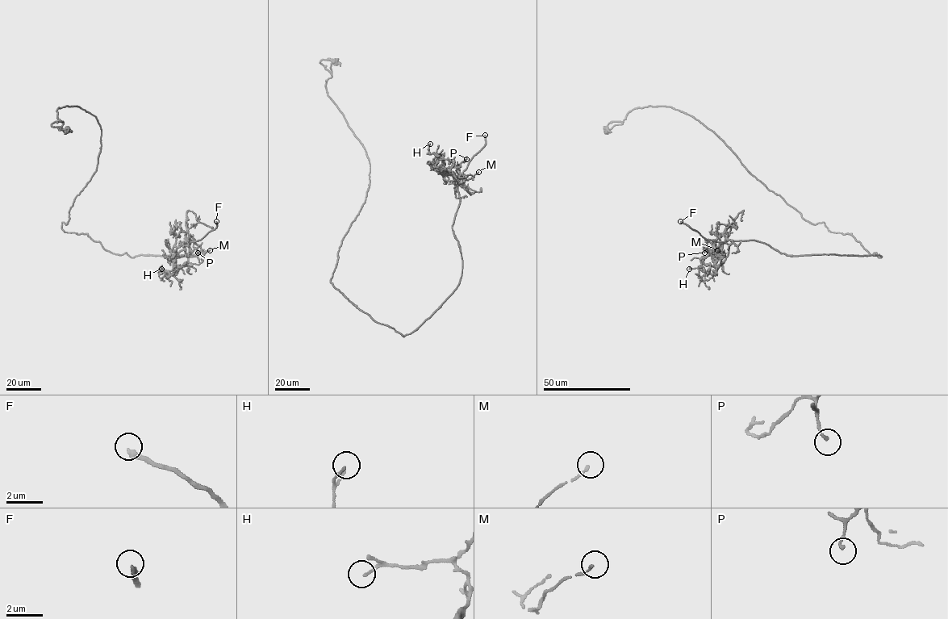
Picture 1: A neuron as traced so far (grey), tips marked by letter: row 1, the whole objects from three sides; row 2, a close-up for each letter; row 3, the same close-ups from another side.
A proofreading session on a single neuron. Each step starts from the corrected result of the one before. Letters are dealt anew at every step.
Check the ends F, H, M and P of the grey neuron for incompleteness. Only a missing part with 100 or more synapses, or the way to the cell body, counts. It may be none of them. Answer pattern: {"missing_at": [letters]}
{"missing_at": ["F"]}

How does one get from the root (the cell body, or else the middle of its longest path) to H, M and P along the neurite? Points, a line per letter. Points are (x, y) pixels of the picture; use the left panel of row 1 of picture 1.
H: (93, 241), (134, 257), (193, 256), (183, 249), (191, 240), (188, 261), (176, 274), (168, 277), (161, 269)
M: (93, 241), (134, 257), (193, 256), (183, 249), (190, 240), (188, 261), (180, 267), (177, 258), (210, 250)
P: (93, 241), (134, 257), (193, 256), (183, 249), (190, 240), (180, 267), (170, 257), (173, 247), (198, 253)

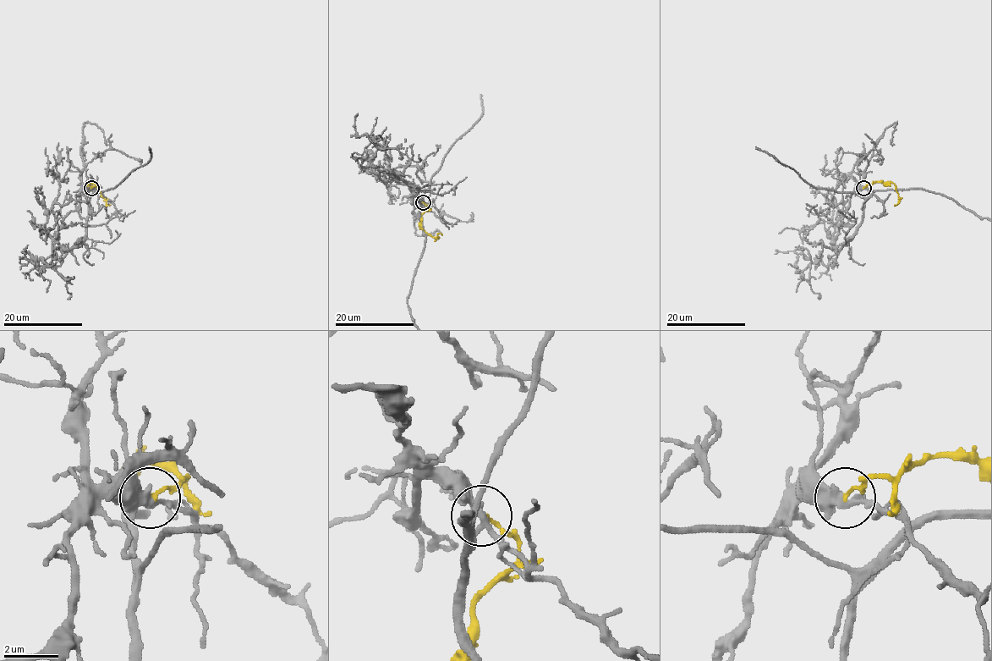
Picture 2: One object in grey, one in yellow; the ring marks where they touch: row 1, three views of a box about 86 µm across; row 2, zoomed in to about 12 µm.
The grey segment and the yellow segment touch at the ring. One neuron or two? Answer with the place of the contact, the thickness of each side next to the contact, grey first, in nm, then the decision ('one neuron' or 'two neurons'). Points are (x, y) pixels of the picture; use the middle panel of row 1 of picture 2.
at (423, 202); 280 nm thick on the grey side, 120 nm on the other; two neurons

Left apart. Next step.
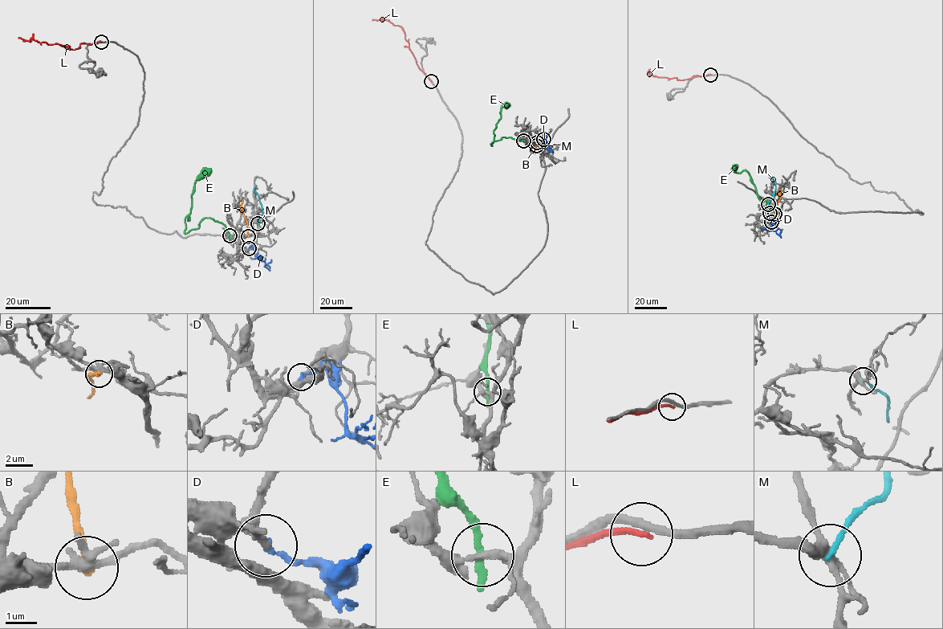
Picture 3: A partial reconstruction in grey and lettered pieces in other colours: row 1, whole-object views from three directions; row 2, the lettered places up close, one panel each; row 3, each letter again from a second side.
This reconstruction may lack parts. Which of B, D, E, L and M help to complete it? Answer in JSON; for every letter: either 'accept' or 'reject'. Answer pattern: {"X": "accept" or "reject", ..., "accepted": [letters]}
{"B": "reject", "D": "accept", "E": "reject", "L": "reject", "M": "reject", "accepted": ["D"]}

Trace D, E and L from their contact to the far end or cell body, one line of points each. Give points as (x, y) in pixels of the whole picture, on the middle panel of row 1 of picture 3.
D: (537, 142), (542, 141), (553, 151)
E: (523, 140), (502, 137), (490, 144), (493, 142), (493, 132), (501, 118), (501, 108), (510, 104)
L: (431, 81), (418, 67), (403, 29), (384, 18), (372, 20)

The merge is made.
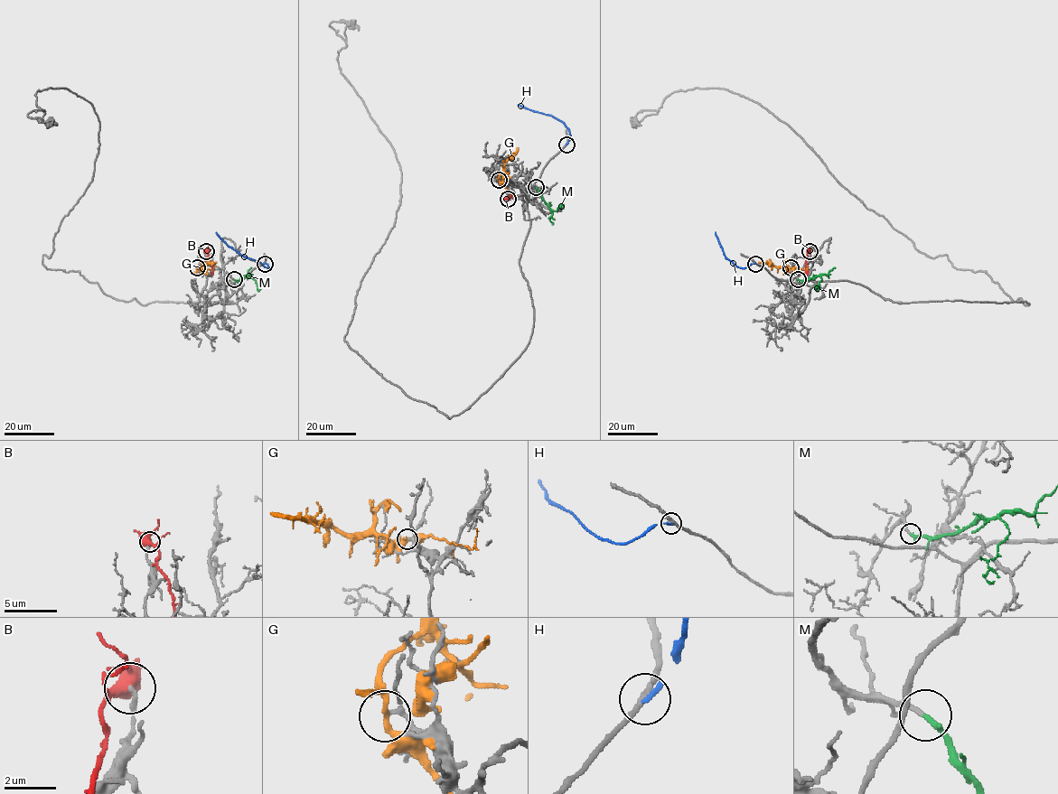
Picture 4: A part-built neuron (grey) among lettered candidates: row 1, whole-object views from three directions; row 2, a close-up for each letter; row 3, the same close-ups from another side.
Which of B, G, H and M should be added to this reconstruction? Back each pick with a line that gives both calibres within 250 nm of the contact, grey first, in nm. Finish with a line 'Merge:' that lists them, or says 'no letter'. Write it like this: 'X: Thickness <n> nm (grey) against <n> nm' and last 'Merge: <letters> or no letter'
M: Thickness 120 nm (grey) against 240 nm
Merge: M

